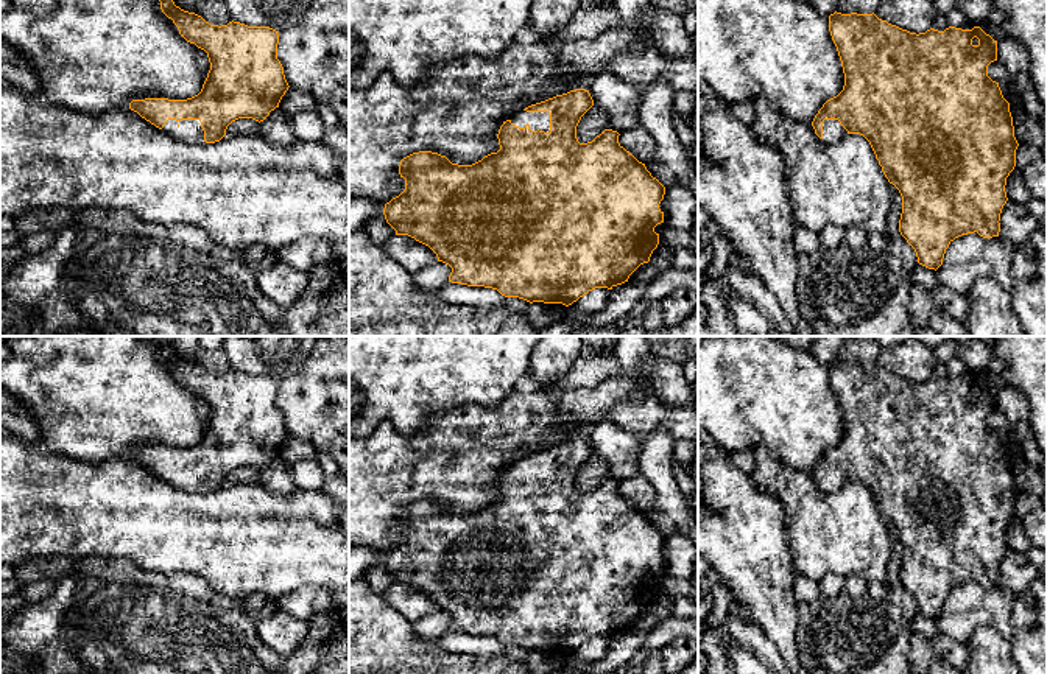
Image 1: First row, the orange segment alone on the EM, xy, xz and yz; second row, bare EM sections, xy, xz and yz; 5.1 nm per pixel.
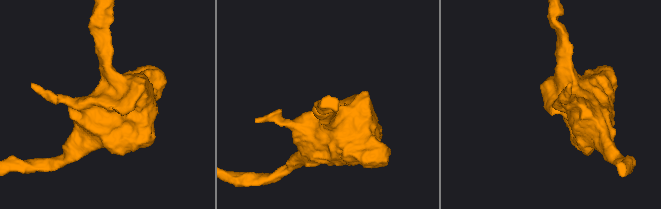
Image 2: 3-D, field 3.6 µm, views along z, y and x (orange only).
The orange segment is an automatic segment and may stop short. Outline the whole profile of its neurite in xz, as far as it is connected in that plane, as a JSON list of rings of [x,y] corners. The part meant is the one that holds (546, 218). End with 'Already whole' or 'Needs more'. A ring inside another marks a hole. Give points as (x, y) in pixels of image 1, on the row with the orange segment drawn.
[[[576,89],[531,104],[503,121],[500,149],[472,165],[452,163],[432,151],[413,153],[400,160],[405,190],[385,204],[383,215],[396,235],[408,235],[428,246],[452,268],[449,282],[497,290],[505,297],[530,304],[566,307],[595,288],[612,290],[650,262],[664,227],[665,187],[619,143],[619,132],[605,129],[592,142],[580,143],[576,126],[594,106],[589,90]]]. Needs more

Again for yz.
[[[872,14],[829,16],[829,31],[837,47],[843,73],[843,90],[827,100],[815,115],[812,126],[826,145],[838,143],[846,134],[863,135],[890,184],[902,196],[899,232],[915,249],[918,263],[938,269],[949,244],[968,233],[983,238],[999,237],[1000,213],[1006,204],[1006,177],[1016,167],[1016,149],[1010,103],[999,82],[988,76],[988,65],[997,61],[997,40],[980,26],[944,31],[910,33]]]. Needs more

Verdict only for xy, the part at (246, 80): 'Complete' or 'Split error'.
Split error

